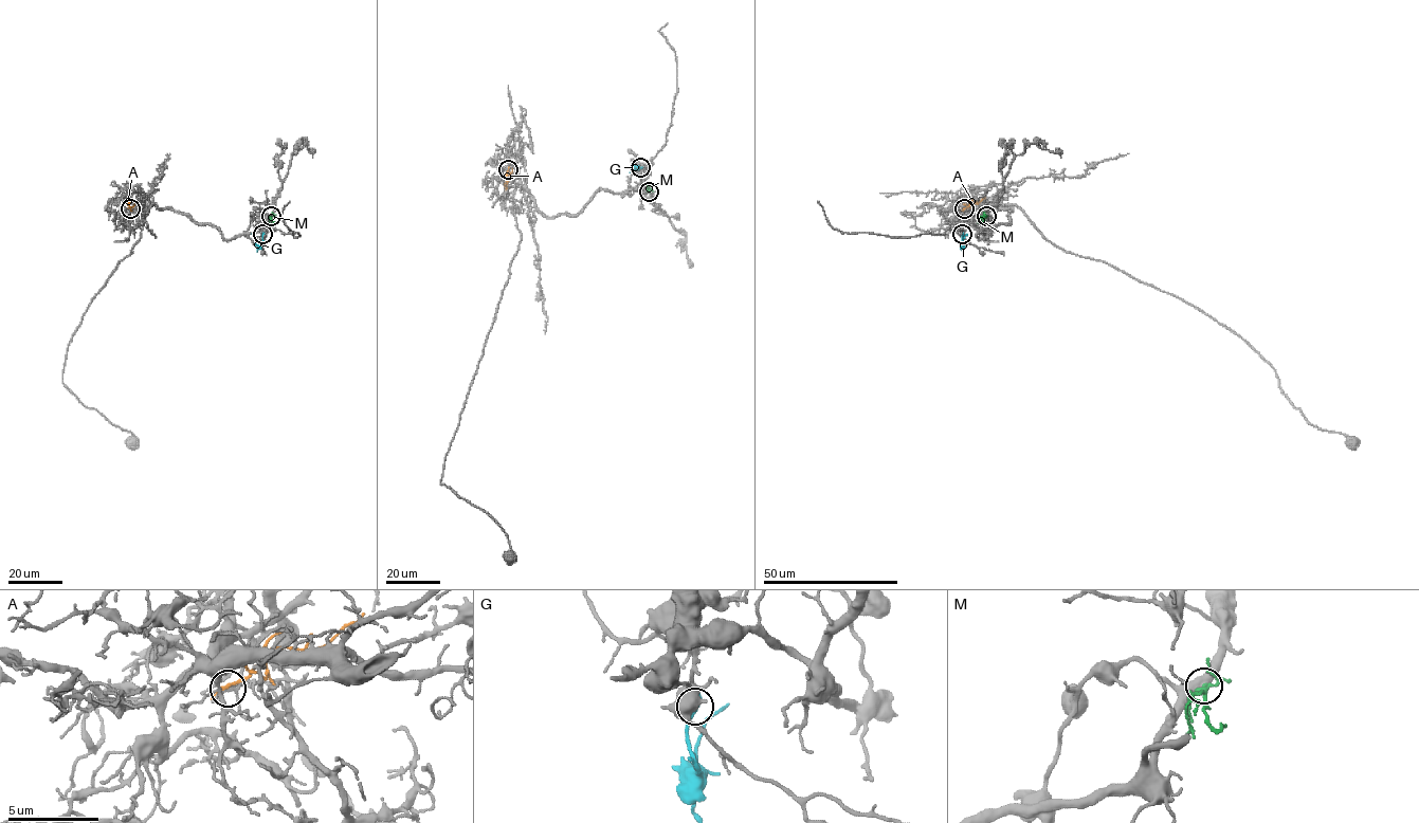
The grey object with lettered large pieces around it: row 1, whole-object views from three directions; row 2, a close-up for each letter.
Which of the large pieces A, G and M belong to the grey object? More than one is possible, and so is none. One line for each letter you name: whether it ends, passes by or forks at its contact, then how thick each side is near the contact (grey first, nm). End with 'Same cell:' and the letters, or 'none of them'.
G: it ends | 550/280 nm
Same cell: G

